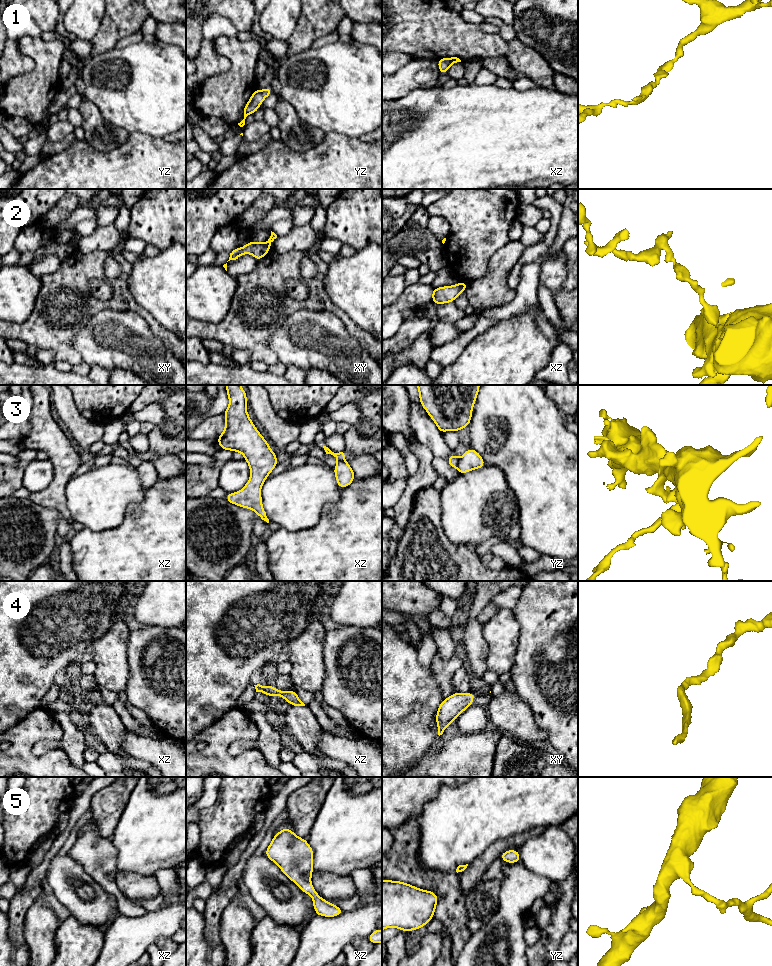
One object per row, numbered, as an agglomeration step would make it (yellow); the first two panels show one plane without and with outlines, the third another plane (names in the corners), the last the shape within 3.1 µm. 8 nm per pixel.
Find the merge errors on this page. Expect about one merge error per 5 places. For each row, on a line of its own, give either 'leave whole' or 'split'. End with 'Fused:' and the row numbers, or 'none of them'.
1: leave whole
2: split
3: split
4: leave whole
5: leave whole
Fused: 2, 3

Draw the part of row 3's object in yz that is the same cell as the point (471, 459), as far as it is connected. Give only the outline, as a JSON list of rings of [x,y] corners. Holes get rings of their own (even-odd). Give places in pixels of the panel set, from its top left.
[[[469,448],[458,460],[457,469],[459,474],[464,474],[471,470],[483,468],[485,465],[481,455],[476,450]]]

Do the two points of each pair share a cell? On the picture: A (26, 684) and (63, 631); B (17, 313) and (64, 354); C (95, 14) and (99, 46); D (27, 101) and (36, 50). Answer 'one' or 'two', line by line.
A: one
B: two
C: two
D: one

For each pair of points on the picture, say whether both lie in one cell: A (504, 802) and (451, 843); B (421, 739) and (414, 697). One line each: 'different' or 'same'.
A: same
B: same

